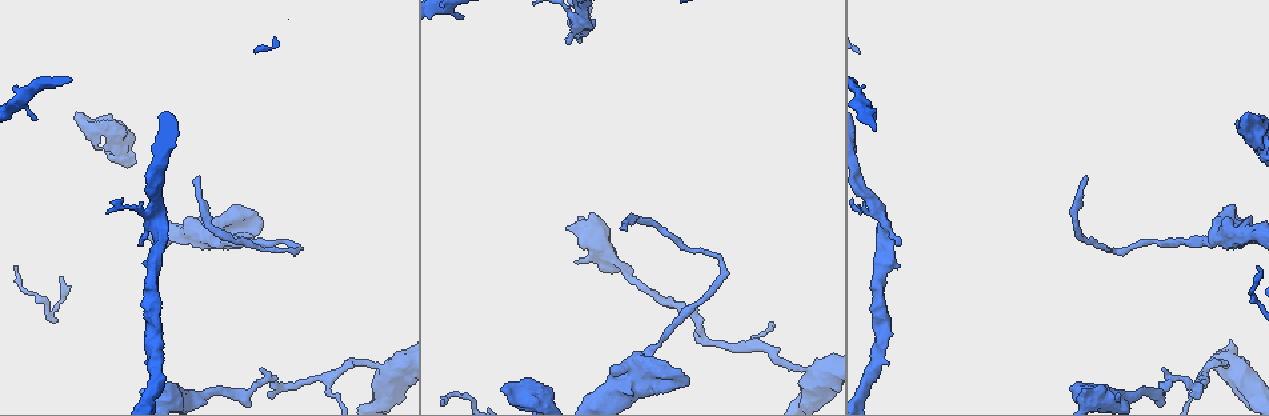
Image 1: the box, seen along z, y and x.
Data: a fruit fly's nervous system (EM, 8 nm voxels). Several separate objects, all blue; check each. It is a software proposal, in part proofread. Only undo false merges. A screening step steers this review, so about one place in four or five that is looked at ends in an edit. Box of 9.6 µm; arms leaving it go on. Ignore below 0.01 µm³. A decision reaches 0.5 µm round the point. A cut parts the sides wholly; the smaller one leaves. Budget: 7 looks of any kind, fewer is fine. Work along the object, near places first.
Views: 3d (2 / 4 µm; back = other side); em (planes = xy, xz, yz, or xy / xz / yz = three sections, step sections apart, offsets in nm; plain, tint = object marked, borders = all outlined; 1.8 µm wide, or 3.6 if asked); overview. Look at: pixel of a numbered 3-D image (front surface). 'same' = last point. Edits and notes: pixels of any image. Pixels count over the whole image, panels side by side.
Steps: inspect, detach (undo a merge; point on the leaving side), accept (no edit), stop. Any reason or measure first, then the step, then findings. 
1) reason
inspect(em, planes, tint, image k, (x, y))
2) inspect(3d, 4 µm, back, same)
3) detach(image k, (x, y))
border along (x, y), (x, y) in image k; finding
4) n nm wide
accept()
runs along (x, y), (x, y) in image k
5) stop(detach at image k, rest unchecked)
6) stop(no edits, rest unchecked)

sharp bend
inspect(3d, 4 µm, back, image 1, (520, 394))

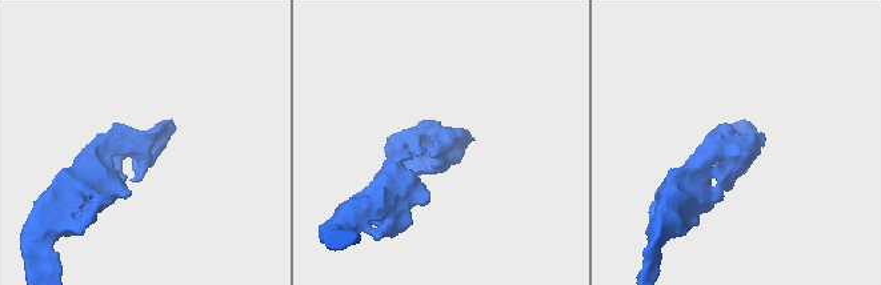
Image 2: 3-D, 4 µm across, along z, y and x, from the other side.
inspect(em, 3.6 µm, planes, tint, image 2, (442, 152))

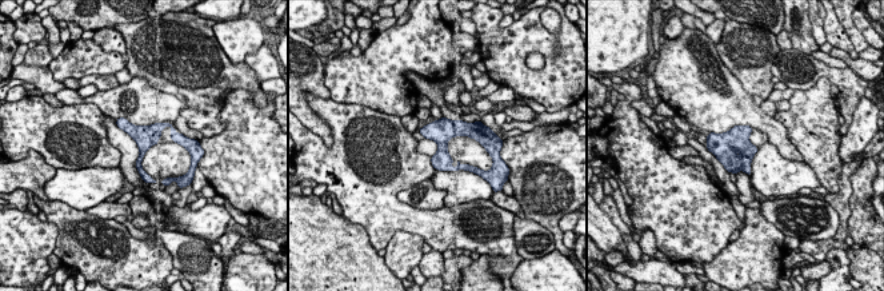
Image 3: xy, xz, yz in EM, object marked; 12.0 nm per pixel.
240 nm wide
accept()
one neuron here

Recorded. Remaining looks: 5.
abrupt turn
inspect(em, yz, step 4, tint, image 1, (1224, 234))

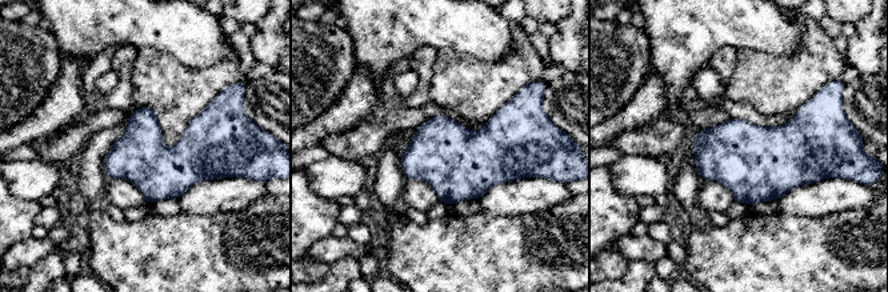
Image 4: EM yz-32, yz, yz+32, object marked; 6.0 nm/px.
inspect(em, planes, tint, same)

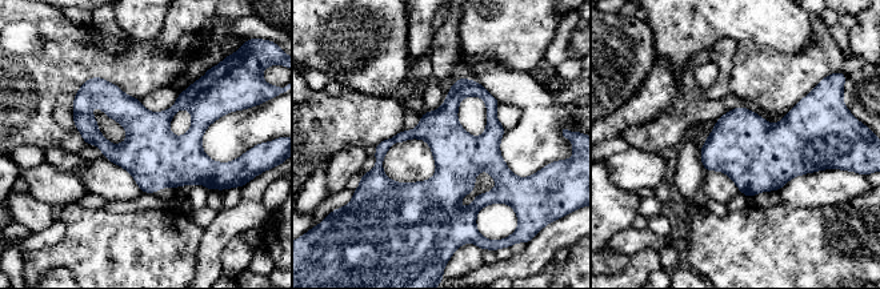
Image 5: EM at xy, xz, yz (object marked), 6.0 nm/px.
accept()
runs along (464, 81), (448, 109), (435, 220) in image 5; continuous, no second neuron

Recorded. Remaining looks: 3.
arms part here
inspect(em, 3.6 µm, planes, borders, image 1, (812, 368))

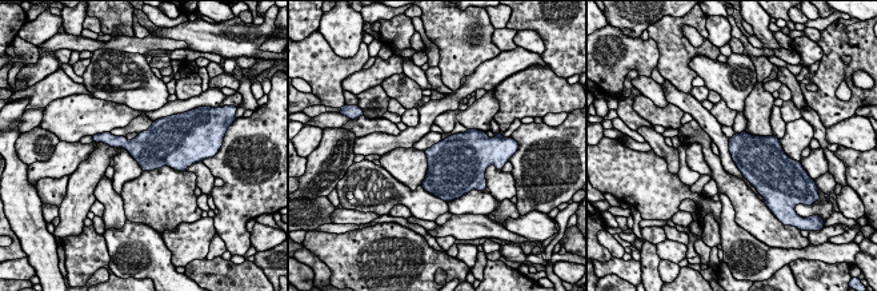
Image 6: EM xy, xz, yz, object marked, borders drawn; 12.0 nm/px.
400 nm wide
accept()
one neuron here

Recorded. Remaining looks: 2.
stop(no edits, rest unchecked)

